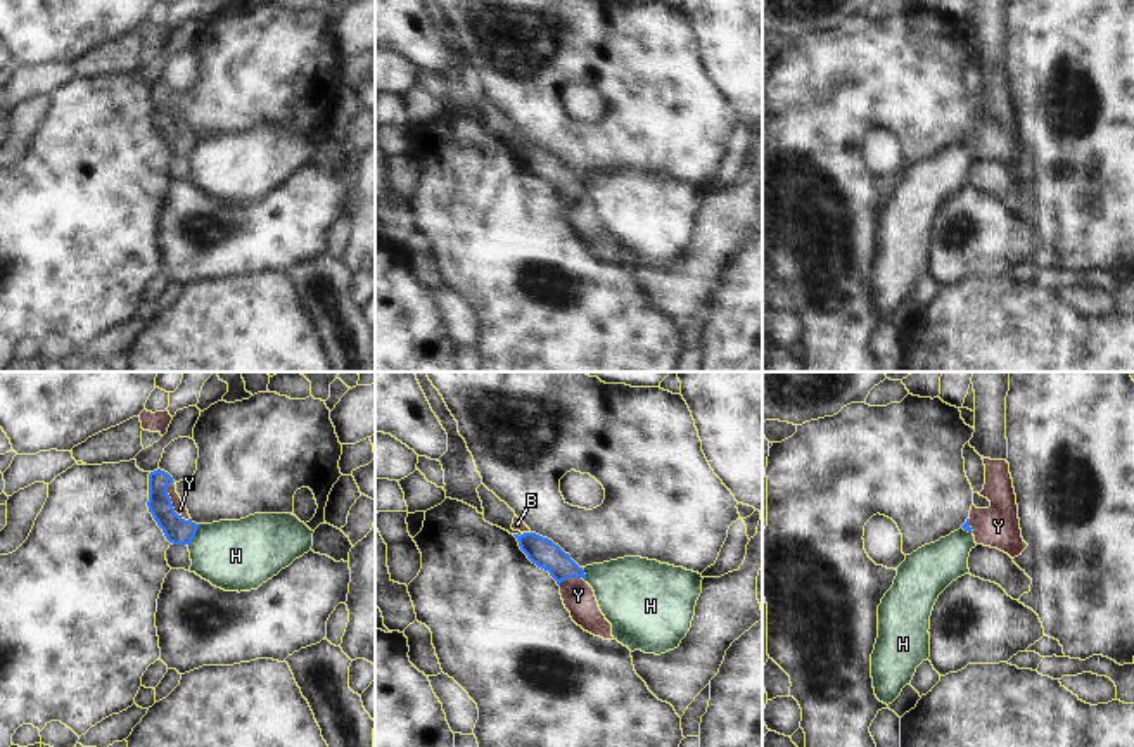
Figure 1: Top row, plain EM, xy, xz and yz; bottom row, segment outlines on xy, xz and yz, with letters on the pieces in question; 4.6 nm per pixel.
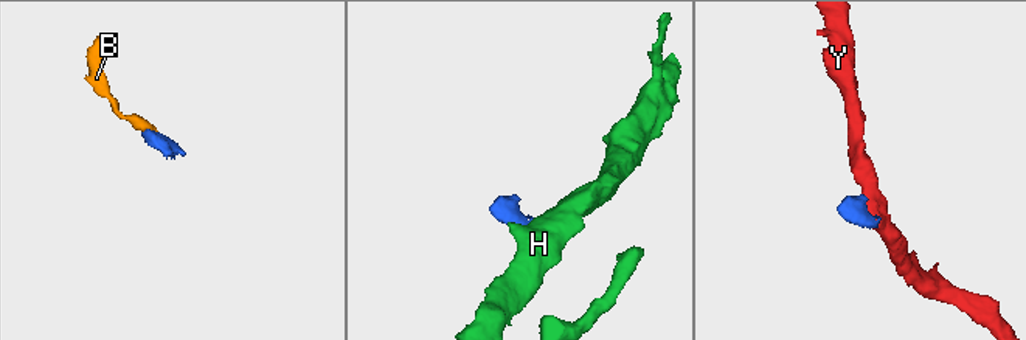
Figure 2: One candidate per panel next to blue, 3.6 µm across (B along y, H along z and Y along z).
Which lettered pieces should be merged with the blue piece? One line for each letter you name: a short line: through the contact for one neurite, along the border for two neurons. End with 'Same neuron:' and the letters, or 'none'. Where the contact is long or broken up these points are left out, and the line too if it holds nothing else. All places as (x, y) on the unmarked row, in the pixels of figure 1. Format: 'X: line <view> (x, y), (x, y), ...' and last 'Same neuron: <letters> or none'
Y: line xy (178, 144), (170, 127), (170, 114), (180, 121)
Same neuron: Y

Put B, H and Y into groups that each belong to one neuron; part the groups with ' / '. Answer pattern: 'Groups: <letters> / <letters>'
Groups: B H / Y

